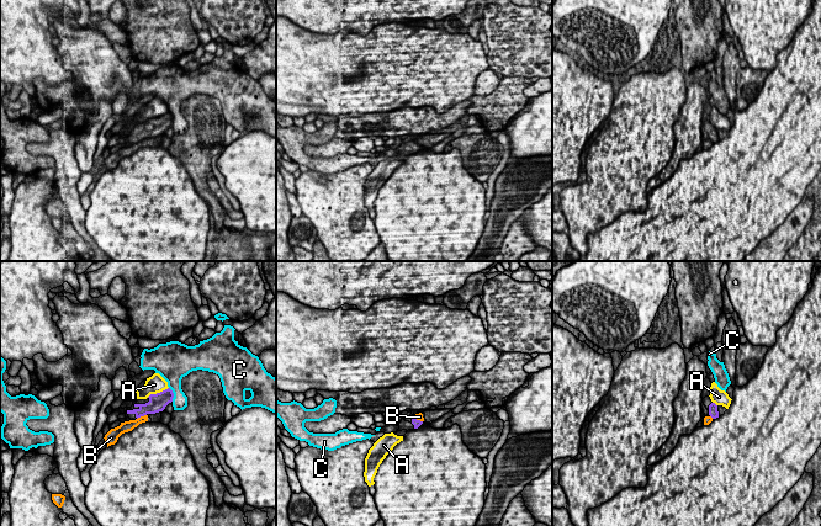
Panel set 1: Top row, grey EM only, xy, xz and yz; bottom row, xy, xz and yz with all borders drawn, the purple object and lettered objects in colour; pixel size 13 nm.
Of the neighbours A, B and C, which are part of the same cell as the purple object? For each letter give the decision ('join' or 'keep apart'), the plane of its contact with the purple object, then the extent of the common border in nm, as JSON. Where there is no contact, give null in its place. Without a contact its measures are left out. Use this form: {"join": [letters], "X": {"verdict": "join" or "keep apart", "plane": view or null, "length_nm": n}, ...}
{"join": [], "A": {"verdict": "keep apart", "plane": "xy", "length_nm": 320}, "B": {"verdict": "keep apart", "plane": "xy", "length_nm": 140}, "C": {"verdict": "keep apart", "plane": "xy", "length_nm": 200}}

